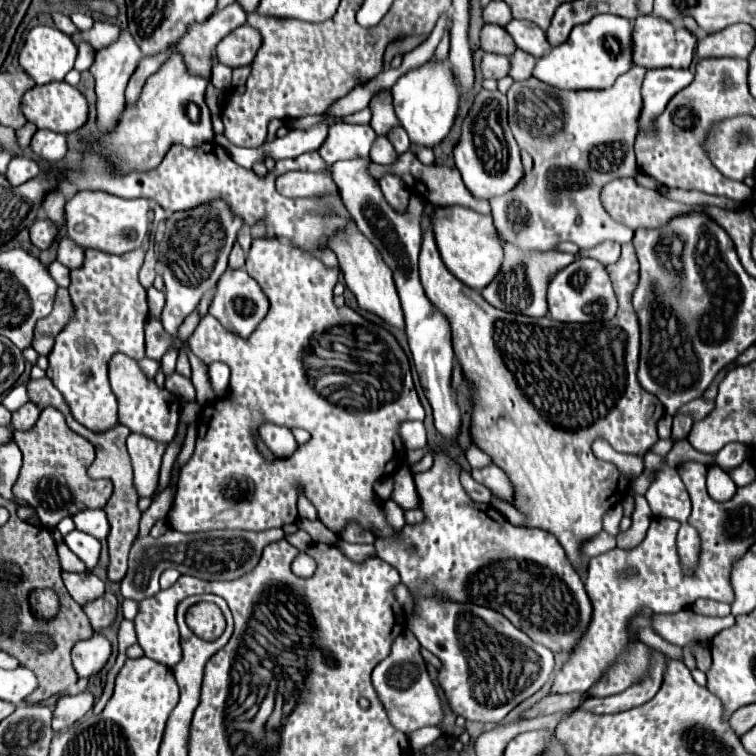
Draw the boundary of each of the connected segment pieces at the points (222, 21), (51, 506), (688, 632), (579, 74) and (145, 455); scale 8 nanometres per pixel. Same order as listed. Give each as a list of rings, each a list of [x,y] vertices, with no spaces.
[[[234,2],[232,6],[214,12],[208,22],[192,26],[172,50],[180,50],[184,58],[188,58],[188,66],[192,66],[194,74],[210,74],[210,58],[216,52],[216,44],[232,30],[246,24],[246,18],[244,8]]]
[[[52,406],[44,408],[36,426],[26,432],[16,432],[14,440],[22,450],[24,462],[12,492],[38,510],[44,526],[54,528],[62,518],[74,516],[80,510],[106,506],[112,496],[112,482],[92,480],[88,476],[88,466],[94,462],[94,446],[68,428],[60,410]]]
[[[692,610],[654,616],[656,634],[660,634],[664,640],[676,646],[686,646],[694,640],[708,642],[714,634],[718,634],[724,628],[730,628],[732,624],[734,624],[734,616],[710,618],[710,616],[700,616]]]
[[[598,14],[586,24],[574,26],[568,40],[554,46],[536,62],[534,76],[550,86],[564,90],[590,90],[590,88],[610,88],[616,78],[628,72],[634,64],[632,60],[632,30],[634,22],[614,14]]]
[[[134,432],[128,436],[126,444],[134,468],[134,488],[140,498],[150,498],[152,490],[156,490],[156,474],[160,470],[166,444],[152,442],[150,438]]]

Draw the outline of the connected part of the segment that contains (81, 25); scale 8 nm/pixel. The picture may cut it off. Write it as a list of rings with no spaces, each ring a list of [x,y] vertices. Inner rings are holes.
[[[77,12],[72,14],[70,18],[80,32],[88,32],[92,28],[92,24],[94,24],[92,16],[88,16],[88,14]]]

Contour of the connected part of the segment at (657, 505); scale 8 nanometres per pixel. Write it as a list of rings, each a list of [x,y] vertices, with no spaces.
[[[648,450],[648,454],[644,454],[644,470],[652,472],[652,482],[646,492],[652,514],[686,522],[690,516],[690,496],[678,468],[670,466],[664,456]]]

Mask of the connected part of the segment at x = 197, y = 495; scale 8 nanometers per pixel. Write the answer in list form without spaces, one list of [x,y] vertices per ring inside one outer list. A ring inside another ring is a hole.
[[[276,238],[254,240],[254,242],[252,242],[252,248],[250,248],[250,252],[248,252],[248,258],[246,258],[246,272],[262,286],[264,294],[266,294],[268,300],[270,300],[270,310],[268,310],[266,318],[258,324],[258,328],[252,332],[252,336],[246,338],[246,340],[242,340],[240,336],[236,336],[236,334],[232,334],[230,330],[226,330],[212,314],[206,314],[206,316],[200,320],[200,324],[198,324],[198,328],[194,330],[194,334],[190,336],[190,340],[188,340],[190,350],[192,350],[206,366],[210,366],[212,362],[224,362],[224,364],[228,364],[230,370],[232,370],[232,378],[230,378],[230,388],[228,388],[226,398],[214,400],[212,404],[208,404],[208,406],[202,408],[202,414],[200,414],[200,418],[198,418],[198,440],[196,440],[196,450],[194,450],[194,456],[188,460],[188,464],[182,468],[182,474],[180,474],[180,480],[178,480],[178,490],[176,490],[176,496],[174,496],[174,506],[172,506],[170,514],[168,514],[170,526],[172,526],[174,530],[178,530],[178,532],[208,532],[208,530],[220,529],[268,530],[270,528],[280,528],[280,526],[290,524],[290,522],[296,520],[296,500],[298,500],[298,492],[296,492],[296,486],[294,486],[294,484],[296,484],[296,482],[302,482],[302,484],[304,484],[304,494],[306,494],[306,498],[314,504],[314,508],[318,510],[320,522],[322,522],[326,528],[330,528],[332,532],[344,530],[344,528],[348,526],[348,522],[356,522],[356,524],[360,522],[360,526],[362,526],[364,530],[372,532],[376,538],[396,538],[398,530],[392,528],[392,526],[388,524],[386,514],[384,514],[384,504],[378,500],[378,496],[376,496],[376,492],[374,492],[374,484],[386,474],[386,464],[388,464],[392,458],[396,458],[396,462],[398,462],[398,460],[402,460],[402,456],[404,456],[404,444],[402,444],[400,432],[398,432],[398,430],[400,430],[400,424],[406,422],[406,420],[424,420],[424,408],[422,408],[422,404],[420,404],[420,400],[418,400],[418,394],[416,394],[416,390],[414,390],[414,382],[412,382],[412,376],[410,376],[410,364],[408,364],[406,354],[402,352],[402,348],[398,346],[396,338],[394,338],[388,330],[384,330],[384,328],[380,328],[380,326],[376,326],[376,324],[370,324],[368,320],[362,320],[354,310],[350,310],[350,308],[346,308],[346,306],[344,306],[344,308],[338,308],[338,306],[334,304],[334,300],[332,300],[332,288],[334,288],[334,284],[336,284],[338,272],[336,272],[336,270],[328,270],[314,254],[296,250],[296,248],[292,248],[292,246],[288,246],[288,244],[280,244],[280,240],[276,240]],[[342,324],[350,324],[352,330],[356,328],[356,334],[354,334],[354,336],[356,336],[356,364],[338,364],[338,368],[344,370],[344,372],[336,372],[336,374],[342,374],[342,376],[340,376],[342,382],[340,382],[340,384],[330,384],[330,386],[318,388],[318,382],[314,380],[314,374],[310,374],[310,370],[304,366],[304,352],[310,348],[310,340],[312,340],[312,336],[314,336],[316,332],[322,334],[322,332],[326,332],[328,328],[332,328],[332,326],[342,326]],[[266,422],[278,424],[278,426],[290,426],[290,428],[294,428],[294,426],[304,428],[304,430],[310,432],[310,440],[308,440],[306,444],[298,446],[296,452],[294,452],[292,456],[288,456],[288,458],[274,458],[274,460],[268,462],[268,460],[260,454],[260,450],[258,450],[258,446],[256,446],[256,432],[258,432],[258,428],[260,428],[262,424],[266,424]]]

